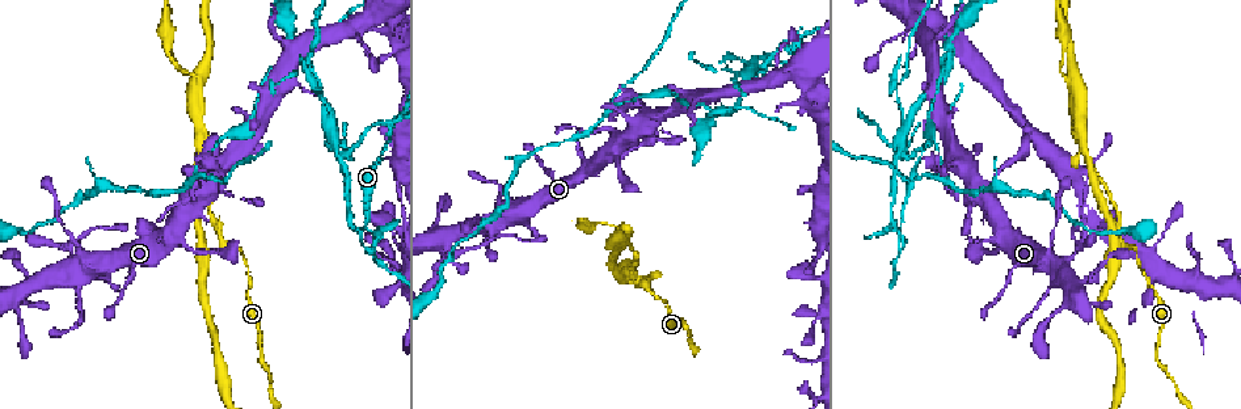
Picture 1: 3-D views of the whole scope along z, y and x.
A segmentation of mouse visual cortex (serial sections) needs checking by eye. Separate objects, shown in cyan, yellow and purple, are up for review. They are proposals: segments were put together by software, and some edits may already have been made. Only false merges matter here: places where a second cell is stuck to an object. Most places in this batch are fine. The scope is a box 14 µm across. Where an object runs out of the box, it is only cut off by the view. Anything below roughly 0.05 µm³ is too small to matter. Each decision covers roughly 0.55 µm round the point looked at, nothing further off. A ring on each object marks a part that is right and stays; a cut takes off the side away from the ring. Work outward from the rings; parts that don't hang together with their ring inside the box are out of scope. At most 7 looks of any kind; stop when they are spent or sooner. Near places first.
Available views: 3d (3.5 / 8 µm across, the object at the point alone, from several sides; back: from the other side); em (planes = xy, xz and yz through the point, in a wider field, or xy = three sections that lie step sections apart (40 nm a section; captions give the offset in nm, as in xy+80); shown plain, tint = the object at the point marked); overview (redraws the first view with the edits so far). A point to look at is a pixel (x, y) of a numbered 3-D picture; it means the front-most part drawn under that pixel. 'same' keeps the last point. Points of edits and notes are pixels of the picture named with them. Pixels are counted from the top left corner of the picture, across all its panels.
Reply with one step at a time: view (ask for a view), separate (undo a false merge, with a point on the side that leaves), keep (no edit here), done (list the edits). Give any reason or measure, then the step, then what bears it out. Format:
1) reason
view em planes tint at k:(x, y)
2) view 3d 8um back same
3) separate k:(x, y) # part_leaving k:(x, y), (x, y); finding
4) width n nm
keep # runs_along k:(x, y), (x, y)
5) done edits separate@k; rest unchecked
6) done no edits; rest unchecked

abrupt turn
view 3d 3.5um at 1:(1082, 147)

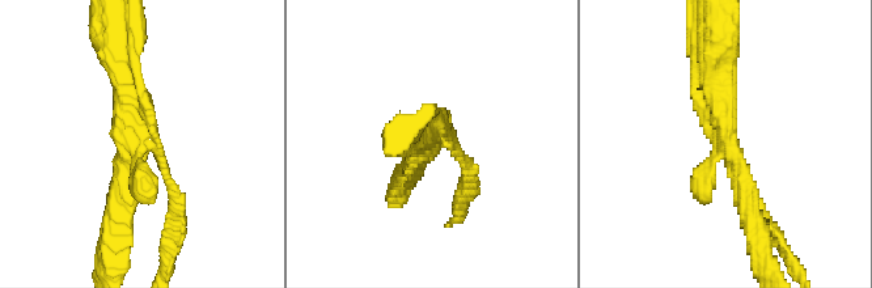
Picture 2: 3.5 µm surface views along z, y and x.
view em xy step 2 tint at 2:(438, 142)

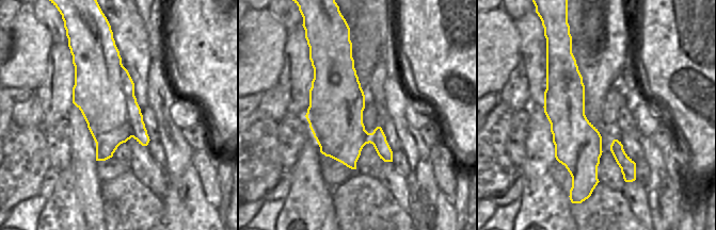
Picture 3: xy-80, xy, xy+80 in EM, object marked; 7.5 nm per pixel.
separate 2:(140, 183) # part_leaving 2:(152, 148), (119, 183), (108, 253); a second cell is stuck on

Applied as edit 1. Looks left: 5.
view overview

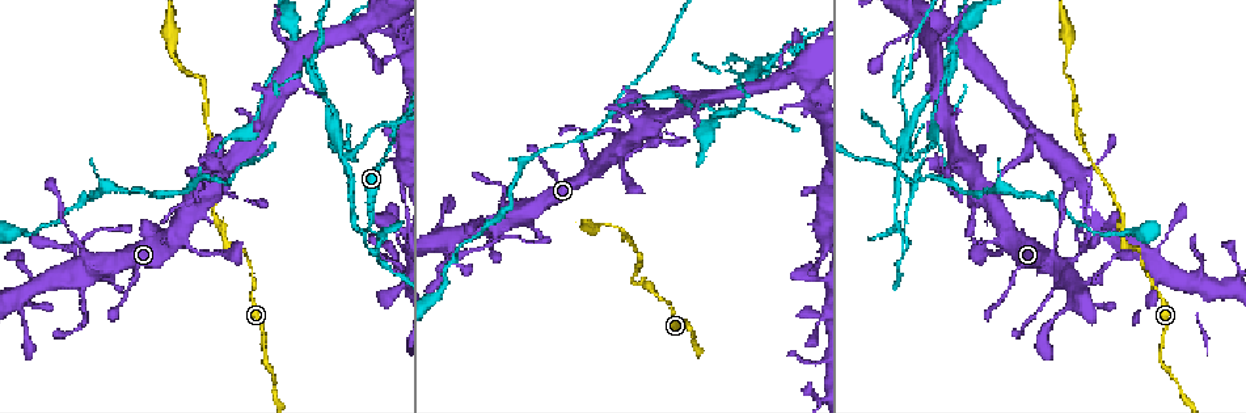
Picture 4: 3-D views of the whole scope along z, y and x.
side arm on a straight run
view 3d 3.5um at 4:(902, 228)

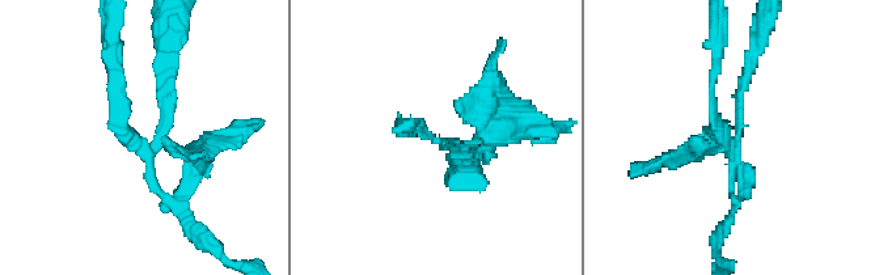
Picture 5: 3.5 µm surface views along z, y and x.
arms 3; arm_widths 100, 150, 150 nm; now the EM
view em planes tint at 5:(155, 140)

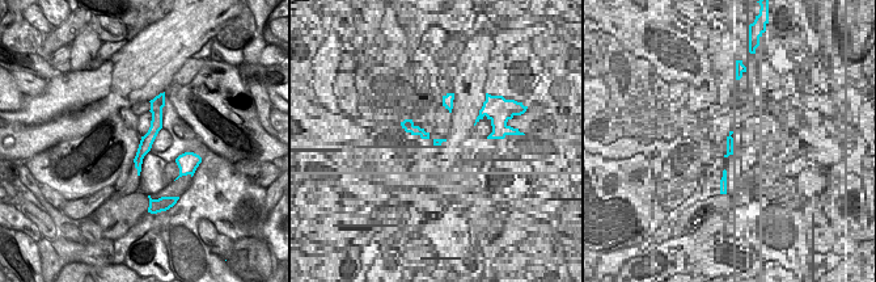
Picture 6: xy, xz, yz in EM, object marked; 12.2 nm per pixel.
separate 5:(748, 182) # part_leaving 5:(732, 146), (713, 122), (717, 33); a second cell is stuck on

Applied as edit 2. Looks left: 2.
done edits separate@2, separate@5; rest unchecked

